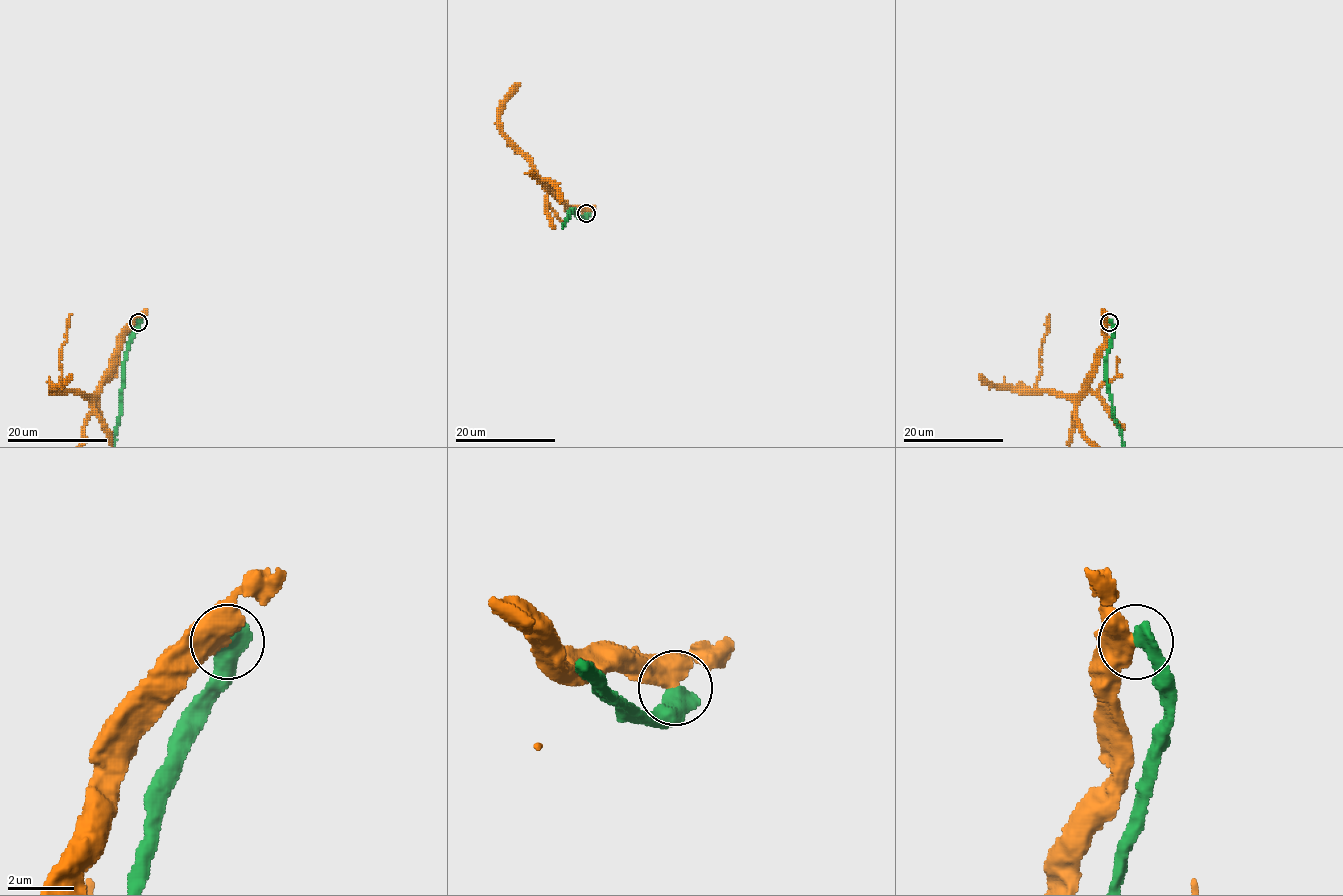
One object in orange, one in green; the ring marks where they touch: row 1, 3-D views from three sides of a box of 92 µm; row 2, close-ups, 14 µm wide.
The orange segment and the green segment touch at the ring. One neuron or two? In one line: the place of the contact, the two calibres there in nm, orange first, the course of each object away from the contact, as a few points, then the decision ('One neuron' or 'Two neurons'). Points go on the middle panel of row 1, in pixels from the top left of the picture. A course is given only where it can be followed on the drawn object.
Place: (586, 213). Thickness 600 nm (orange) against 550 nm. Two neurons

